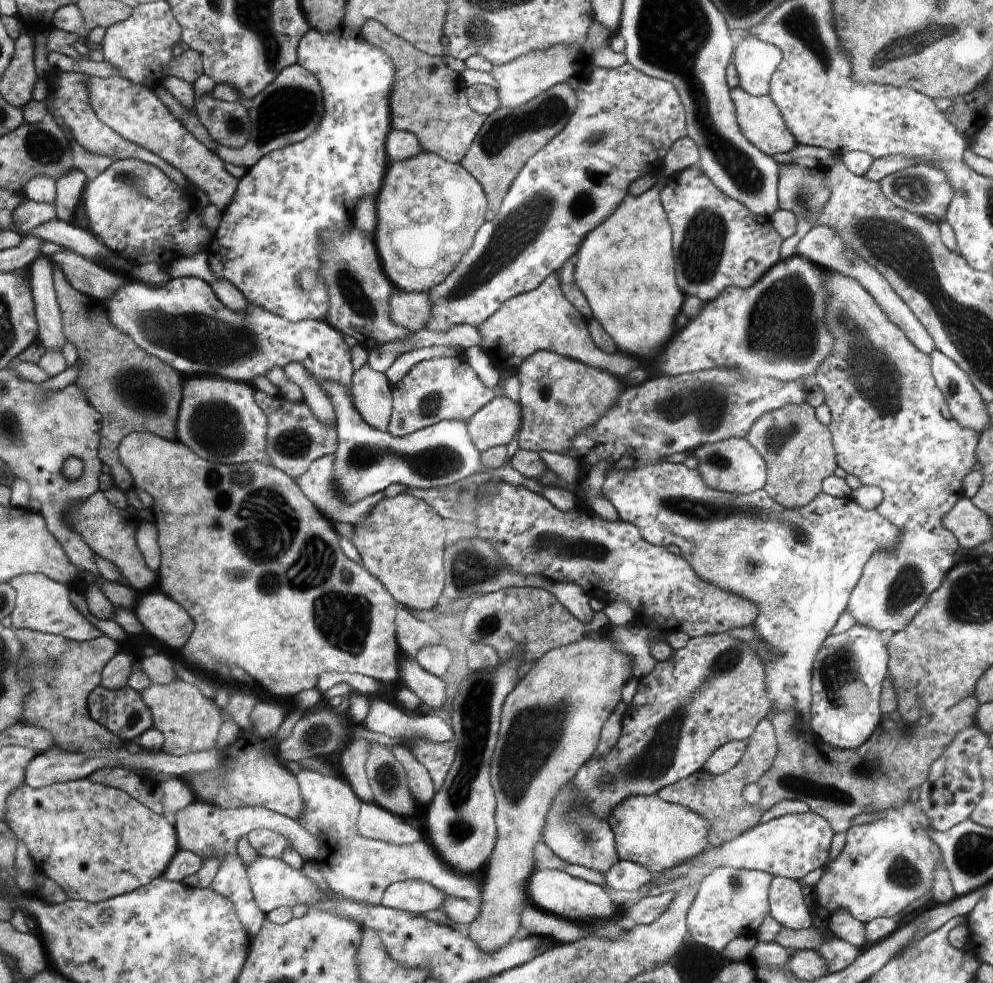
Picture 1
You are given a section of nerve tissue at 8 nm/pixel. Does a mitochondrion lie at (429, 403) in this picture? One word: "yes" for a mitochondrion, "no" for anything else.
yes

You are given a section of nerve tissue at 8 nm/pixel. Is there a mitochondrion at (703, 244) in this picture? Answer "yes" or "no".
yes

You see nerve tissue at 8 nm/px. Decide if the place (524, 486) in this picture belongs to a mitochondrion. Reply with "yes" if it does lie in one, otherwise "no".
no

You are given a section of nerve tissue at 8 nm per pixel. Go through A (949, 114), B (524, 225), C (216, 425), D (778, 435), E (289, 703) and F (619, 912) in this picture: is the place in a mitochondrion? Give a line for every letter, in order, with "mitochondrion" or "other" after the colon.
A: other
B: mitochondrion
C: mitochondrion
D: mitochondrion
E: other
F: other

